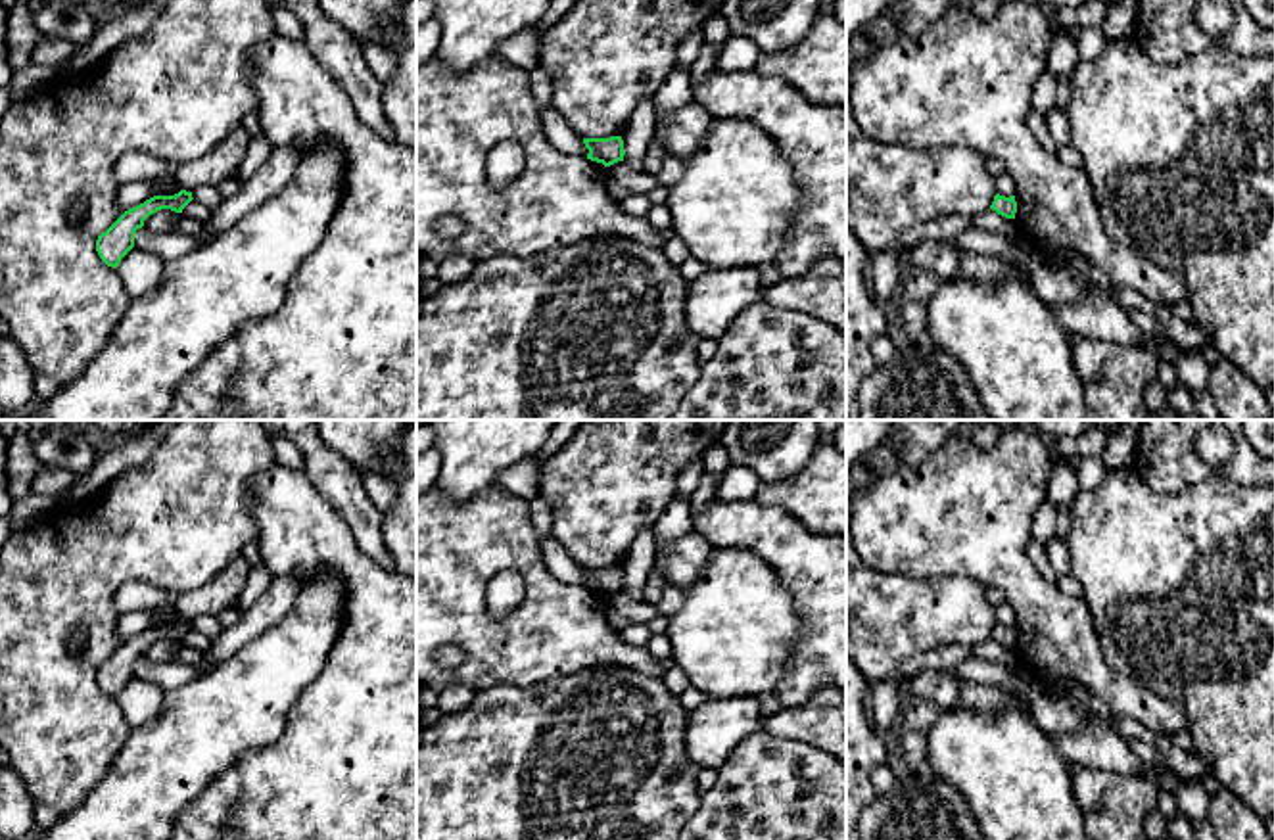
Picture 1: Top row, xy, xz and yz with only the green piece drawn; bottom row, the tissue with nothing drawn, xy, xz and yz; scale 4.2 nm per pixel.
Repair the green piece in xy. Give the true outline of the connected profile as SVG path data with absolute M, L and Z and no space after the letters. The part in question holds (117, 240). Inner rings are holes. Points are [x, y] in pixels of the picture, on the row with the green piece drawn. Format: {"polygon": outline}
{"polygon": "M180 190L175 196L153 196L144 203L125 211L106 232L96 240L96 251L100 259L117 268L121 259L134 247L134 234L144 226L144 221L161 211L171 209L182 213L182 209L192 201L192 192Z"}

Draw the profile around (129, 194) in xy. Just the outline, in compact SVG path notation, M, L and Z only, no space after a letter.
M163 175L163 176L152 178L152 180L132 180L132 182L119 184L117 207L125 213L125 211L144 203L146 199L153 198L155 190L169 182L175 182L175 178L169 175Z

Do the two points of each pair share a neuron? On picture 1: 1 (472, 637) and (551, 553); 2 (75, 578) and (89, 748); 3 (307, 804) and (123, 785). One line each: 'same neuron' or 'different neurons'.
1: different neurons
2: same neuron
3: different neurons

